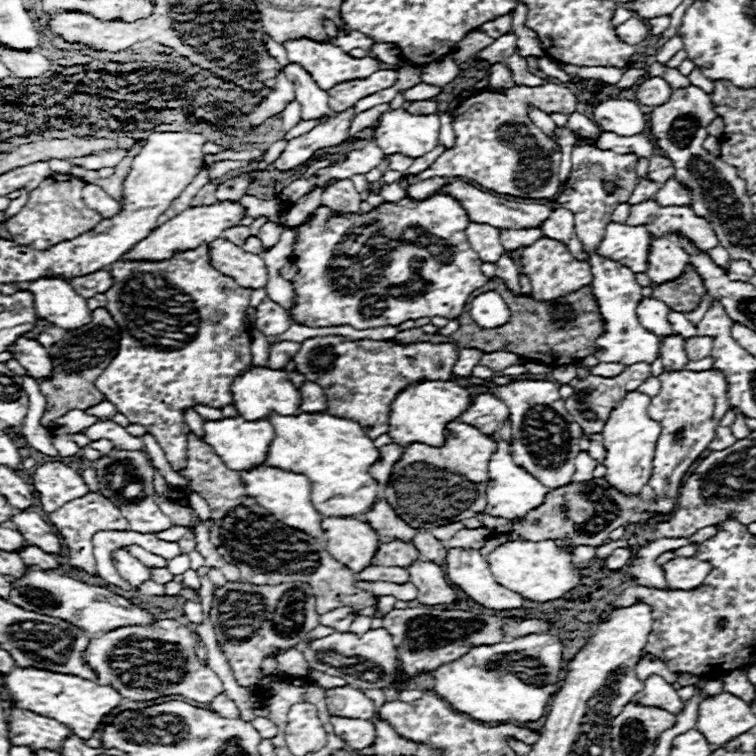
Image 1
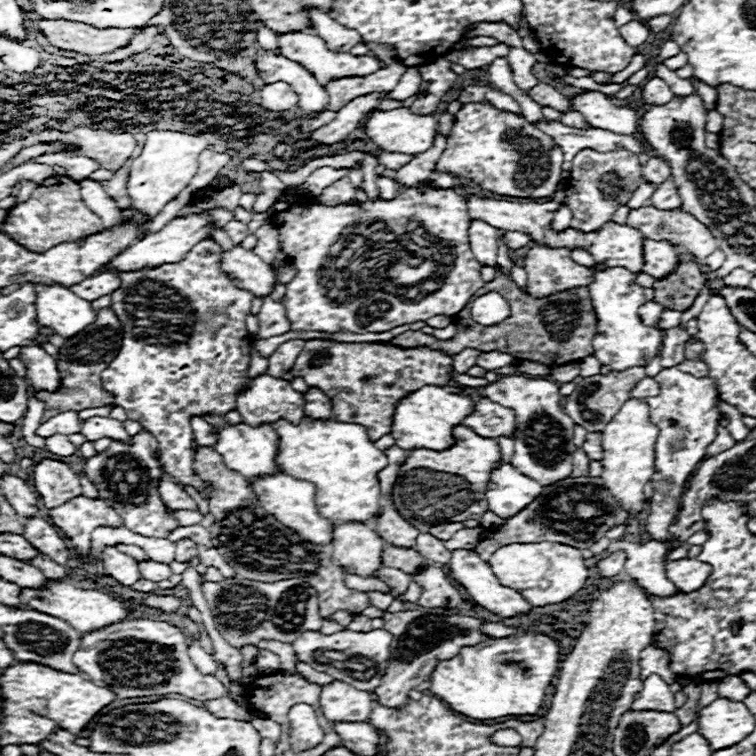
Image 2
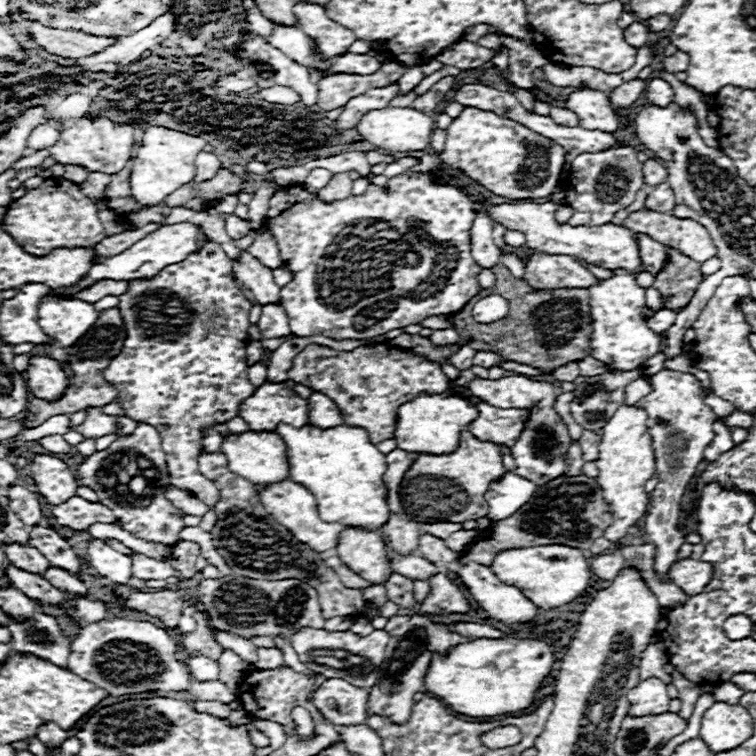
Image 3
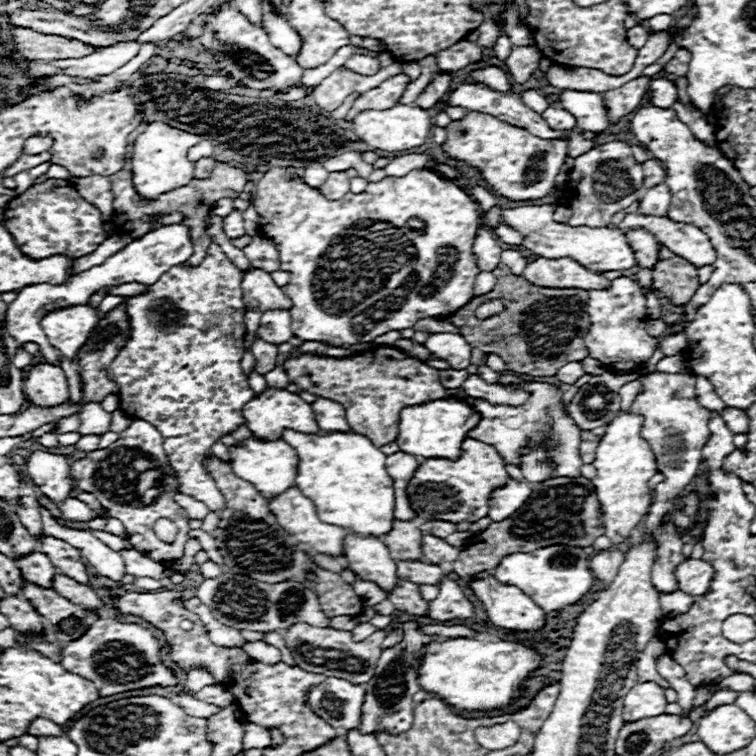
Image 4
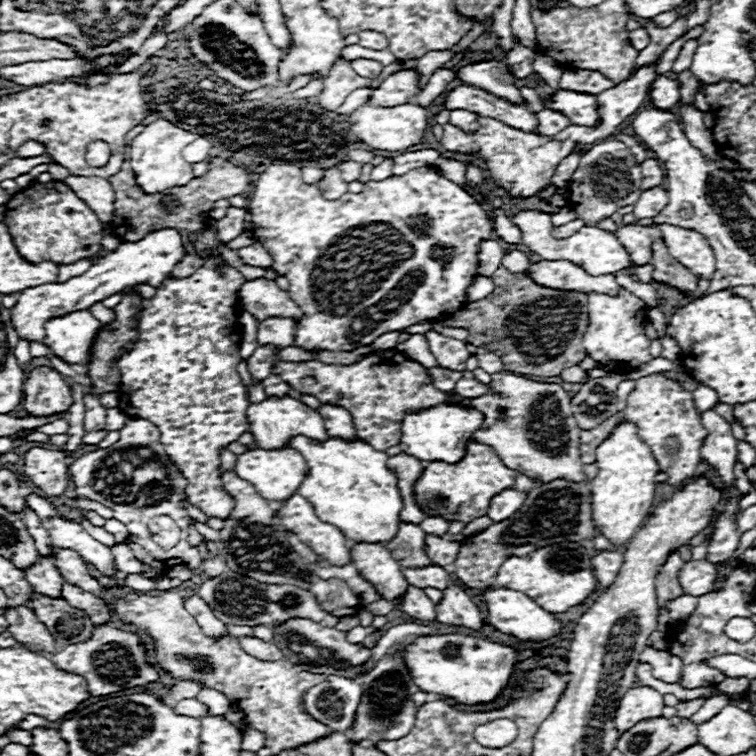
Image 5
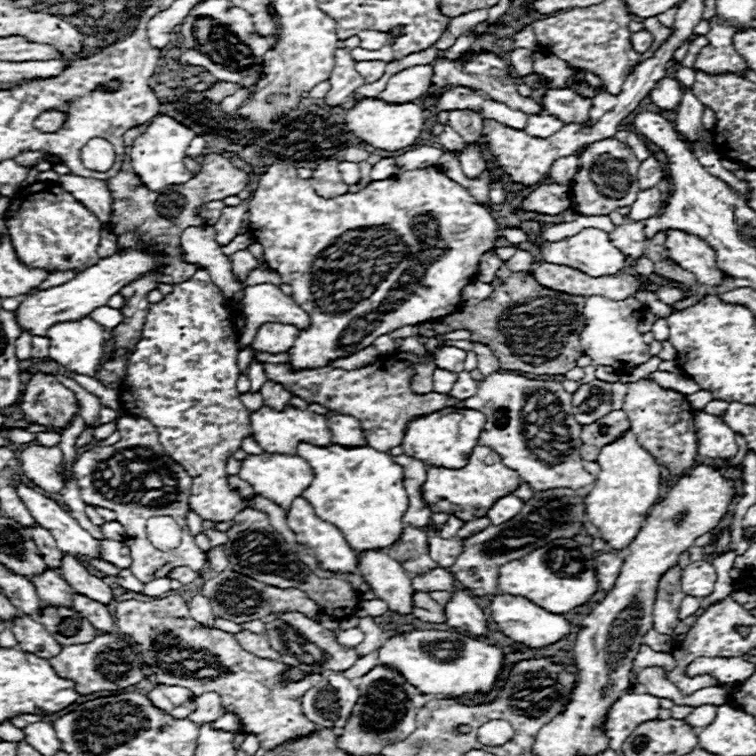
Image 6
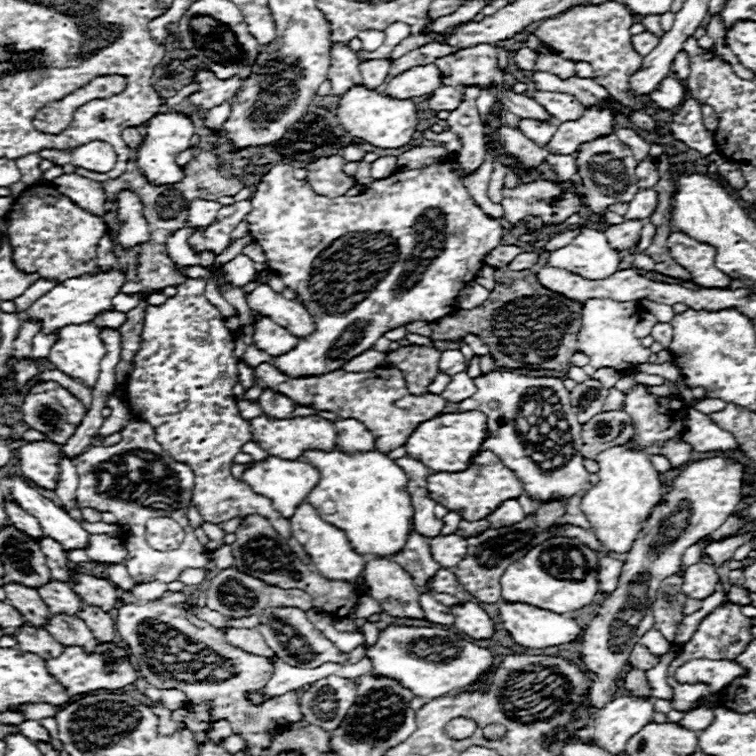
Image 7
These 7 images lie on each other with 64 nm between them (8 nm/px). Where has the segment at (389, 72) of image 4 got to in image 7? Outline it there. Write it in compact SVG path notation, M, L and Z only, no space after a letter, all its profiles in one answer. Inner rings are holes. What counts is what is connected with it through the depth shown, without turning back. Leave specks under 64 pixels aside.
M334 44L330 50L332 54L332 66L330 66L330 82L332 82L332 92L330 96L342 96L350 86L360 86L362 76L358 70L358 56L344 44Z

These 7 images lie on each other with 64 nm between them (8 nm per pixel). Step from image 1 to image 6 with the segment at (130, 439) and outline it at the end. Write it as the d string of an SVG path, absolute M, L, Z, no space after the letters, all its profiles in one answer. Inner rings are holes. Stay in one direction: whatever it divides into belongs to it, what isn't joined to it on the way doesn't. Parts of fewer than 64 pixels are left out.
M56 376L64 386L68 386L78 402L80 402L80 416L84 418L86 426L94 426L100 422L100 410L102 410L102 404L100 404L100 398L90 394L88 390L84 390L80 384L76 384L72 378L66 378L66 376Z

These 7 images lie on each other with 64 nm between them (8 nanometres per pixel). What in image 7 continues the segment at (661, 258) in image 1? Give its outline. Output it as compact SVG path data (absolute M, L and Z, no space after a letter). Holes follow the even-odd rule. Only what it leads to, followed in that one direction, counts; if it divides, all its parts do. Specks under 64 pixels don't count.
M626 220L622 224L606 228L604 234L606 234L610 246L614 246L616 250L624 250L624 252L634 254L642 226L644 226L644 220Z

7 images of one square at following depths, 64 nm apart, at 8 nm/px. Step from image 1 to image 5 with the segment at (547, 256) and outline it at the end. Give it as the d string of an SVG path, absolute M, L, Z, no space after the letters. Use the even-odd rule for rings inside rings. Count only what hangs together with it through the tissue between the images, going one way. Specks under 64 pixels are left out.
M540 260L530 264L526 276L538 282L540 286L554 290L580 290L580 292L600 292L616 294L618 284L612 274L590 276L580 266L574 266L566 260Z

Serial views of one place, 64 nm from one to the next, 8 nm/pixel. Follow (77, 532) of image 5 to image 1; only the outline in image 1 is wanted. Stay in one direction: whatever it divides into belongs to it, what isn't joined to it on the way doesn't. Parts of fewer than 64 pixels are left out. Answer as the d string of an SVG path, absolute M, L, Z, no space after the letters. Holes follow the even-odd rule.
M116 550L114 552L114 562L122 578L126 578L132 586L140 586L146 580L150 580L150 568L144 566L138 558L128 554L126 550Z

